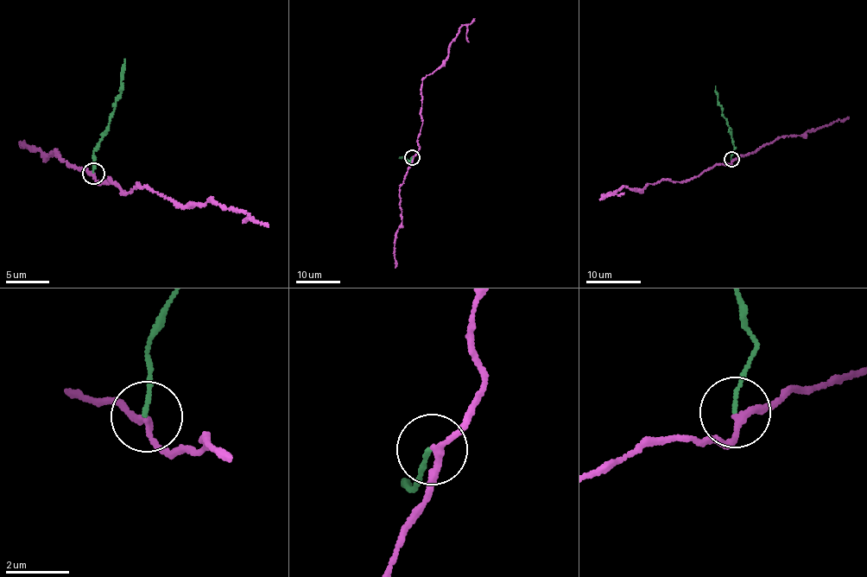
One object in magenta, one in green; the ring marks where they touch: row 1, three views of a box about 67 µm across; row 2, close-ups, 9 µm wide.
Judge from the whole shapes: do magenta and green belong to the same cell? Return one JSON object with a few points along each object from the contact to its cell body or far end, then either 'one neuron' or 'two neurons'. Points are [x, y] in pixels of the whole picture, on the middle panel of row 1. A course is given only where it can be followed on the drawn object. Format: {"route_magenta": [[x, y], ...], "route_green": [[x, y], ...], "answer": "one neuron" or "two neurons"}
{"route_magenta": [[412, 156], [420, 149], [422, 79], [443, 63], [449, 44], [464, 24], [469, 41]], "route_green": [[412, 157], [408, 162], [405, 157], [399, 158]], "answer": "two neurons"}

